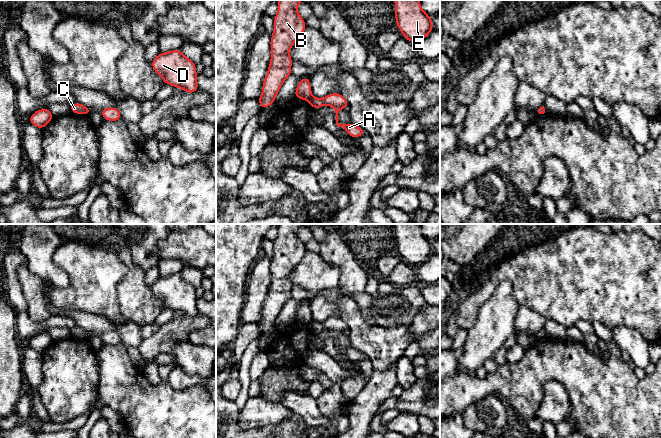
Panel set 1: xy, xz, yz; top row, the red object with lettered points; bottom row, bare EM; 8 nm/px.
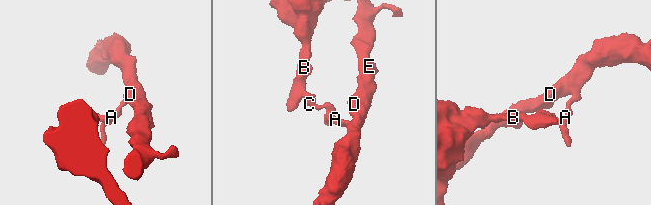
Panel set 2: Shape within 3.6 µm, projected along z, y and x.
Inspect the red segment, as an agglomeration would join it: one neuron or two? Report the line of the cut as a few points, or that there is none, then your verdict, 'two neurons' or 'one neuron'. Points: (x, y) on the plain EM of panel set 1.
xz (312, 320), (308, 324) | two neurons

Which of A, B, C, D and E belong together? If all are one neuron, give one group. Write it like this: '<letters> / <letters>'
A D E / B C

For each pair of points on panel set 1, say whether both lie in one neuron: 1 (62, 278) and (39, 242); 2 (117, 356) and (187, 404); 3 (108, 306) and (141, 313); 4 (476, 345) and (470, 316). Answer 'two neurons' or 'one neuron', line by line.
1: one neuron
2: one neuron
3: two neurons
4: two neurons

